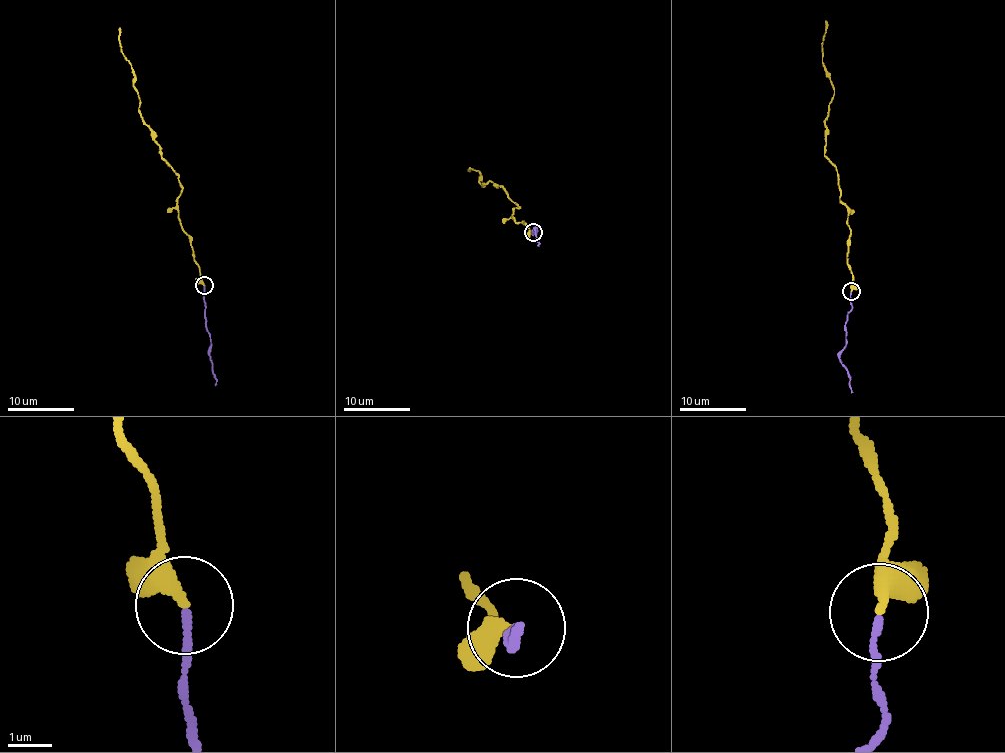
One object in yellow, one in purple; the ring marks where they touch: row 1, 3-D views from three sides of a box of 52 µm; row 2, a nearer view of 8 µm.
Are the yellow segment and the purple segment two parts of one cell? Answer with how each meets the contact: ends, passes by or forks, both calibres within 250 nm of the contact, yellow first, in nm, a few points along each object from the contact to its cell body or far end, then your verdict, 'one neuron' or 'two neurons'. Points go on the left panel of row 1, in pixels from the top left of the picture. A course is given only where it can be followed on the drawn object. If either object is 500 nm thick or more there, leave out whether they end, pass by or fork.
yellow ends; purple ends; calibres 360 and 160 nm; course yellow (204, 285), (191, 237), (179, 221), (178, 174), (161, 157), (154, 132), (138, 108), (119, 28); course purple (204, 286), (205, 330), (210, 343), (214, 385); one neuron

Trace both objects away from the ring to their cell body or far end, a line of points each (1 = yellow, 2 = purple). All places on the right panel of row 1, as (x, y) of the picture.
1: (850, 291), (847, 207), (839, 199), (839, 176), (824, 154), (825, 119), (833, 92), (821, 46), (826, 21)
2: (850, 292), (852, 309), (847, 314), (845, 349), (840, 354), (840, 362), (850, 379), (851, 392)

